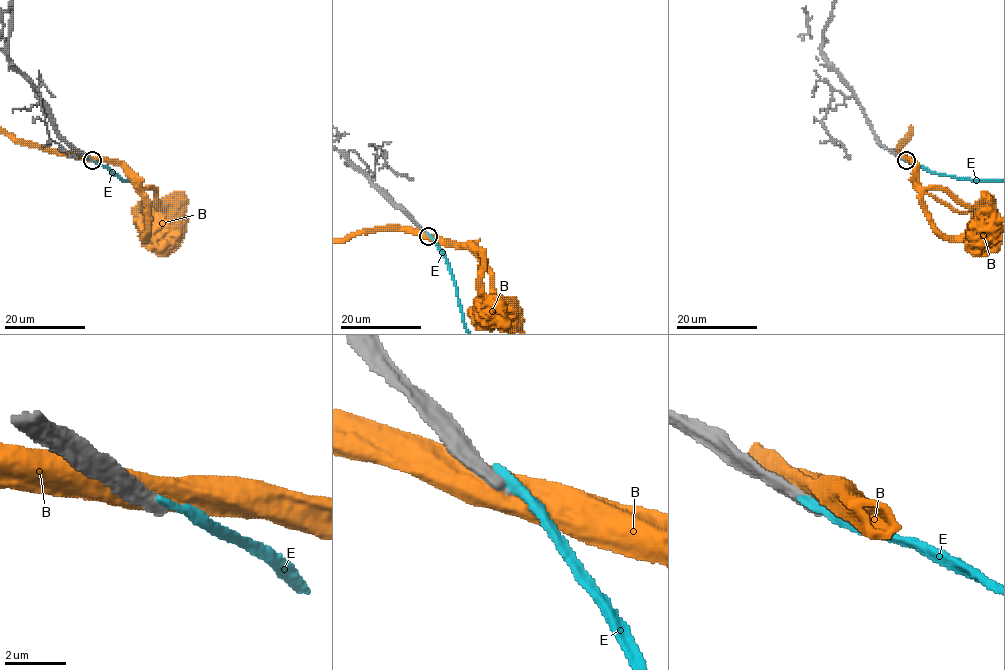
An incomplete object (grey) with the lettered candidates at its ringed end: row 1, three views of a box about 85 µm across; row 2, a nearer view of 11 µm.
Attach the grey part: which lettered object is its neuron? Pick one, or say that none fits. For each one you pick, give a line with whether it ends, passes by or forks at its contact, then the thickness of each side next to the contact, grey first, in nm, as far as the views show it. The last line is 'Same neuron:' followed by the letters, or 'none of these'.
Same neuron: none of these

